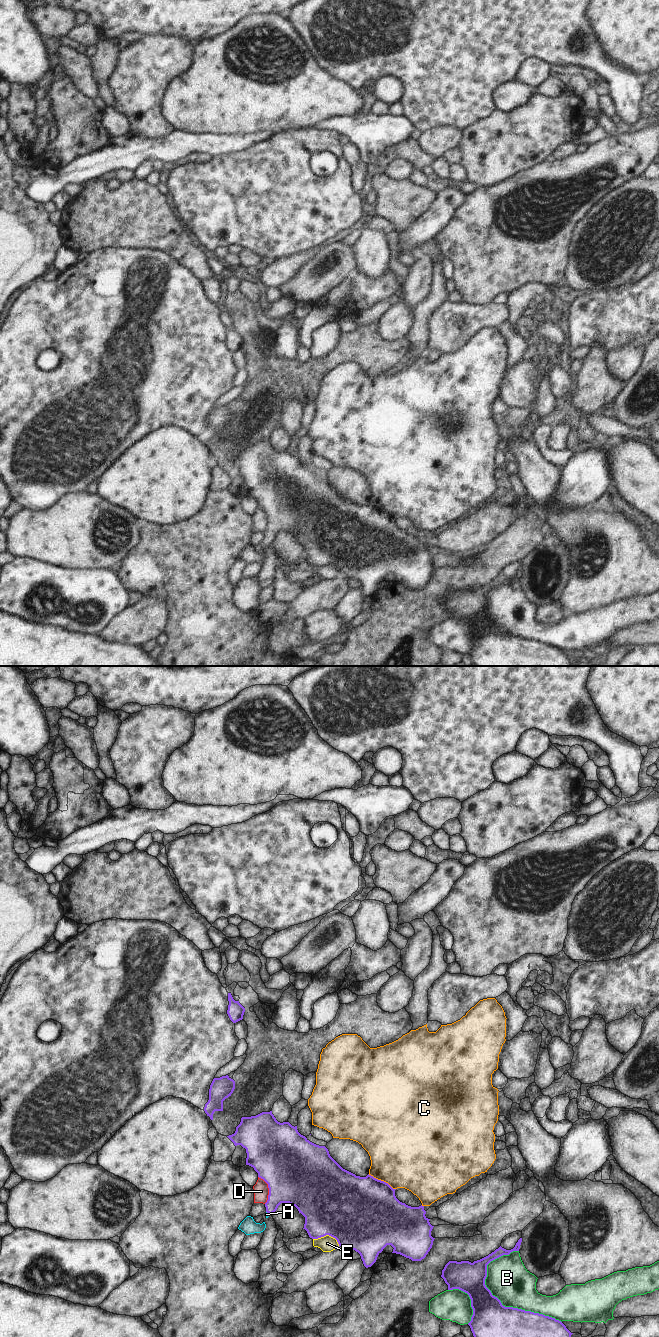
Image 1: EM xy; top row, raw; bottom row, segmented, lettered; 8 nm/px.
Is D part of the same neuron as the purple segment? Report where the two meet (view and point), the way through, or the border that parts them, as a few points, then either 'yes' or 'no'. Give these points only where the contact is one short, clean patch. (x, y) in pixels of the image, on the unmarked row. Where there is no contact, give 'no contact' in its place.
meets purple in xy at (269, 517); no

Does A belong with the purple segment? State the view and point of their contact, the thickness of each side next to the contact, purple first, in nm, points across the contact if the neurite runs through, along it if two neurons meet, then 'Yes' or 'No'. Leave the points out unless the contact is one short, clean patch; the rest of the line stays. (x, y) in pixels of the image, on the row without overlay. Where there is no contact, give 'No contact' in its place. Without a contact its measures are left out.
Touches purple at xy (268, 540). Thickness 280 nm (purple) against 30 nm. Path across: xy (285, 514), (276, 524), (268, 540), (266, 542). Yes.

